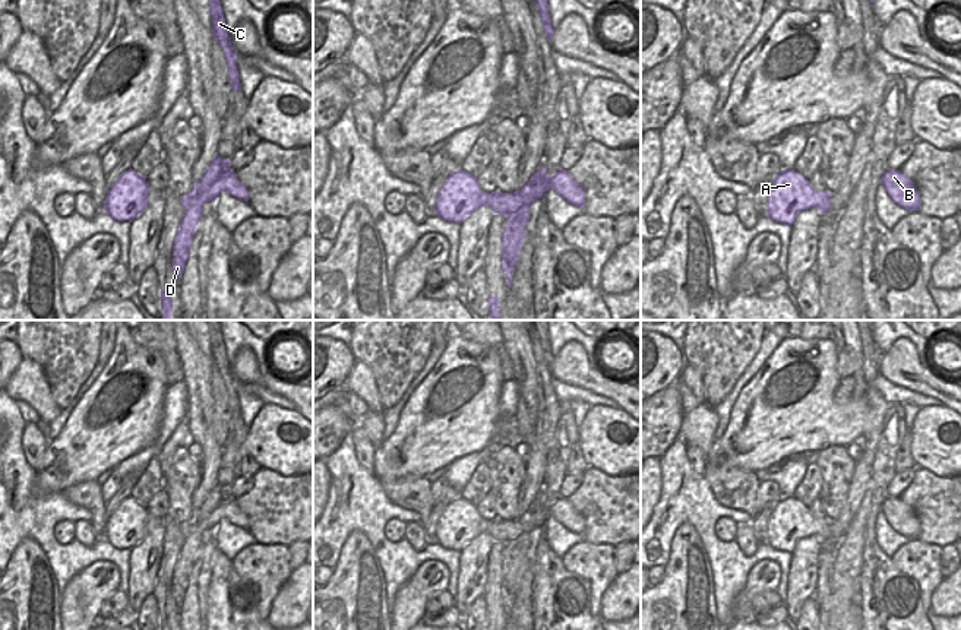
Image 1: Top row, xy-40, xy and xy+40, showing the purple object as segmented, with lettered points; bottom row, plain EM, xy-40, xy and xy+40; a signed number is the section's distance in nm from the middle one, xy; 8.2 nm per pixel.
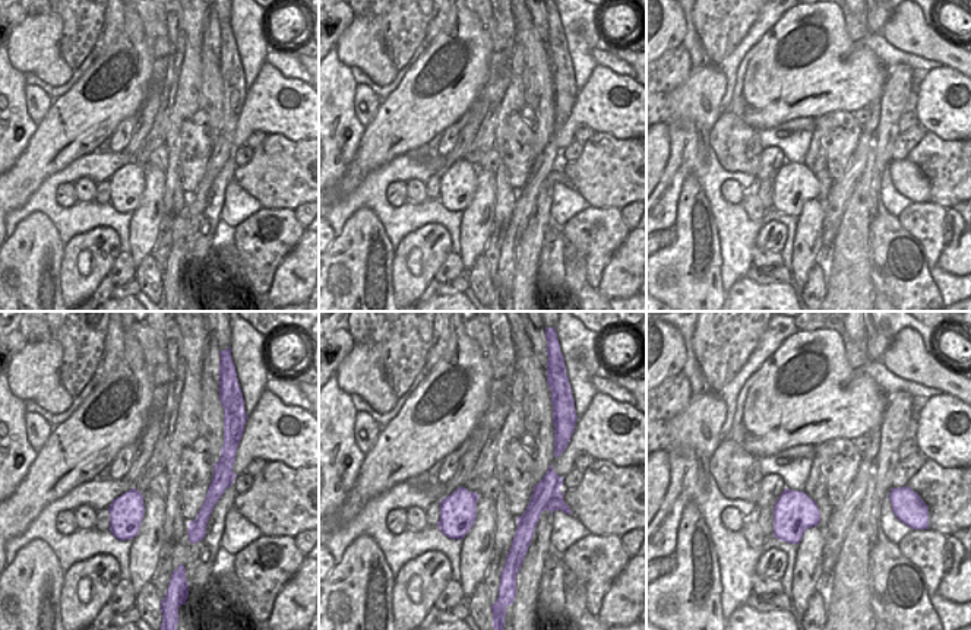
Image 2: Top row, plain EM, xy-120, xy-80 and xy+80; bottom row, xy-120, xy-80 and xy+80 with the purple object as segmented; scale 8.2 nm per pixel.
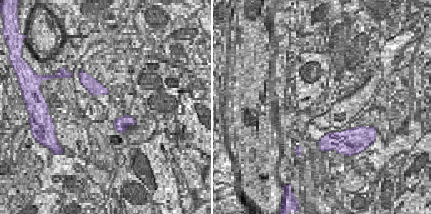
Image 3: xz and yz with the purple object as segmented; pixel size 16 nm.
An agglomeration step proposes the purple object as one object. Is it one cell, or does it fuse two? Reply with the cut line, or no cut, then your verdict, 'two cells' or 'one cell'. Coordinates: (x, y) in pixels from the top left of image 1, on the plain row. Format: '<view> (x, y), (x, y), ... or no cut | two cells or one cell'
xy+40 (830, 522), (816, 535) | two cells

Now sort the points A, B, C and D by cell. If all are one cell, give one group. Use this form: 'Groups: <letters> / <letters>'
Groups: A / B C D

